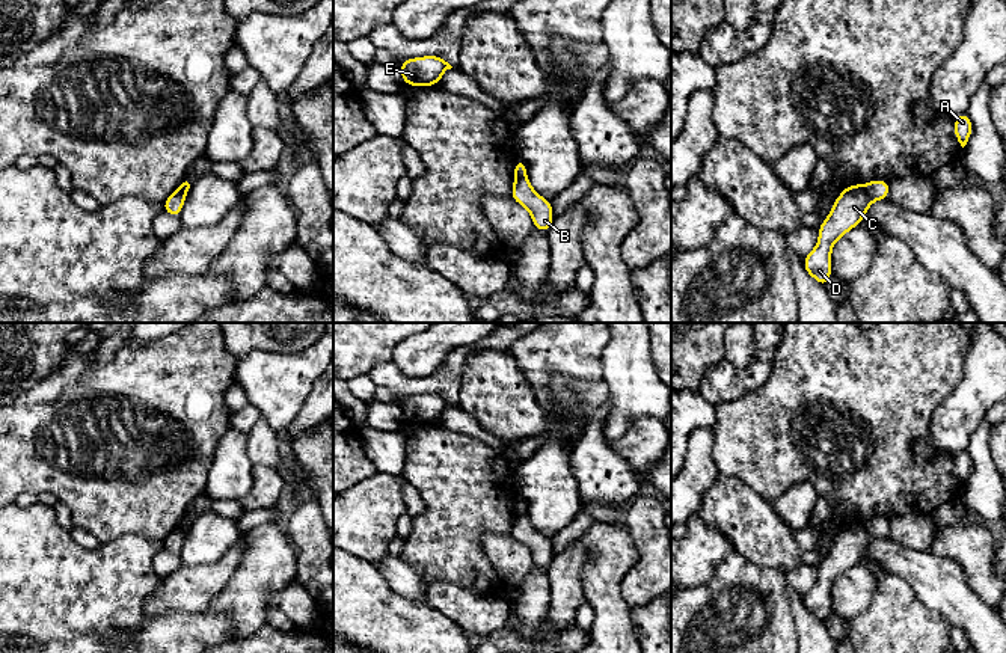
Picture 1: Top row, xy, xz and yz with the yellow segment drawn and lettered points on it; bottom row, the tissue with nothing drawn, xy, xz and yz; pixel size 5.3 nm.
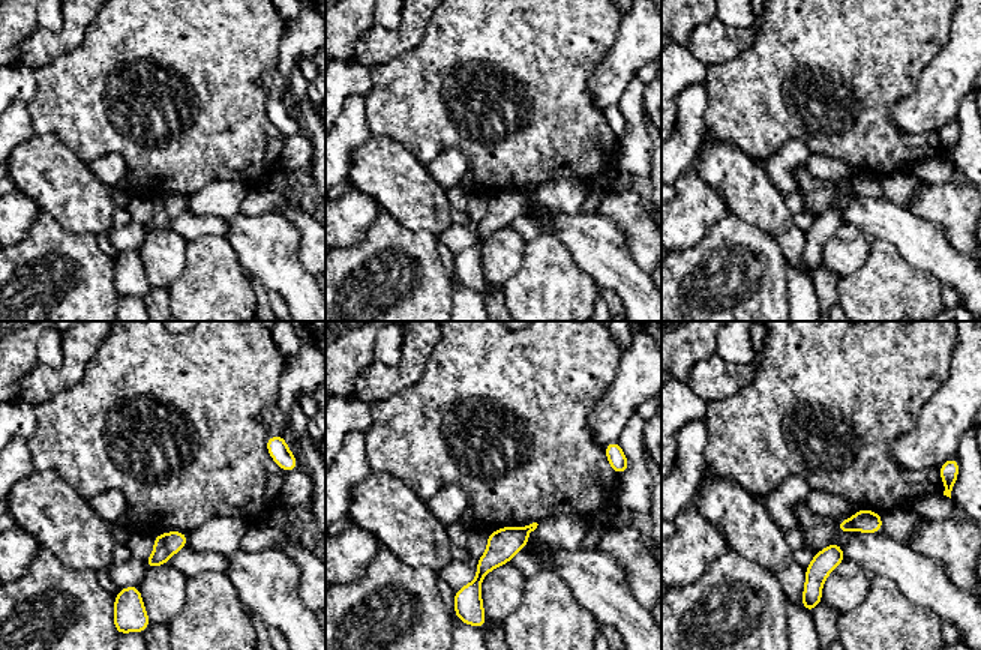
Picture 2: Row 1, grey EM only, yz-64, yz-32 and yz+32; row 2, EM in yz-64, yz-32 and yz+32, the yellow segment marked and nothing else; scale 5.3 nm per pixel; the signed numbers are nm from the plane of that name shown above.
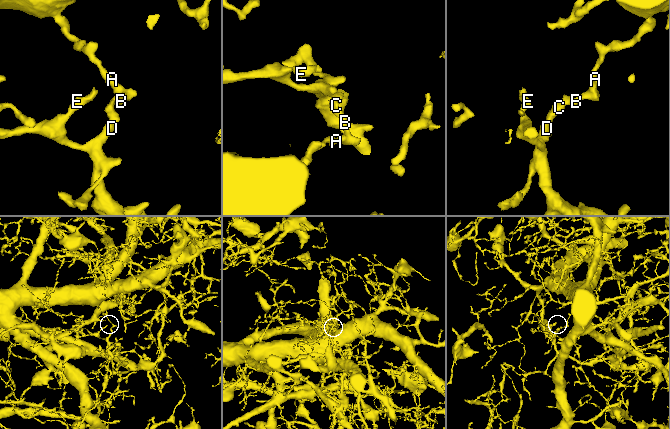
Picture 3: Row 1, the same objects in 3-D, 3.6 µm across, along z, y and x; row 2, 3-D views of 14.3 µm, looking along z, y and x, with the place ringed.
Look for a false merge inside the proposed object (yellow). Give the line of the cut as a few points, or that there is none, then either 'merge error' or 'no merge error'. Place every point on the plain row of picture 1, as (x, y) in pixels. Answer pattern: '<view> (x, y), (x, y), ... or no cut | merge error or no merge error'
yz (861, 524), (874, 537) | merge error

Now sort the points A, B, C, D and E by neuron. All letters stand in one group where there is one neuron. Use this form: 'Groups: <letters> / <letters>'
Groups: A B / C D E

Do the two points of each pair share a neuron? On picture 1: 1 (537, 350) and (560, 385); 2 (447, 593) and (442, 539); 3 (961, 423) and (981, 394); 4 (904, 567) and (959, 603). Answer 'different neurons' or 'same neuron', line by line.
1: different neurons
2: different neurons
3: same neuron
4: same neuron

